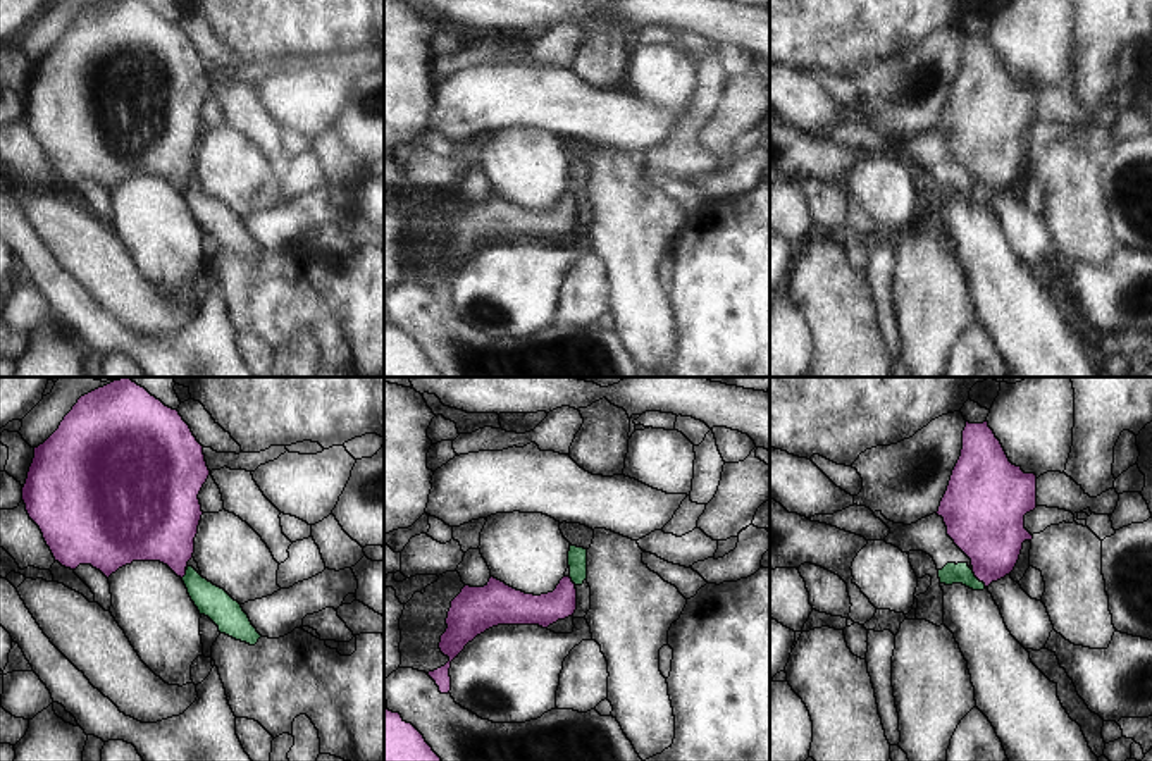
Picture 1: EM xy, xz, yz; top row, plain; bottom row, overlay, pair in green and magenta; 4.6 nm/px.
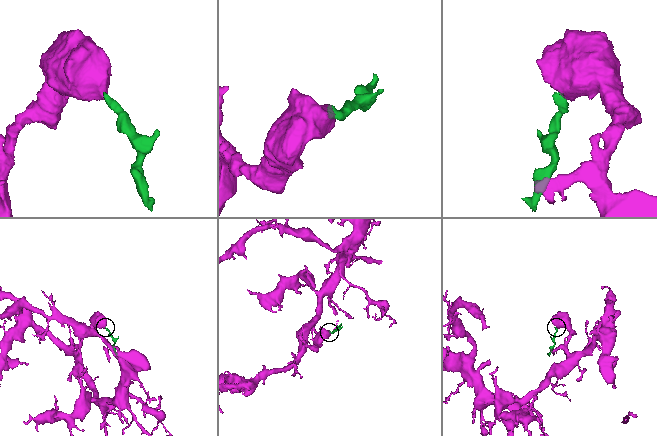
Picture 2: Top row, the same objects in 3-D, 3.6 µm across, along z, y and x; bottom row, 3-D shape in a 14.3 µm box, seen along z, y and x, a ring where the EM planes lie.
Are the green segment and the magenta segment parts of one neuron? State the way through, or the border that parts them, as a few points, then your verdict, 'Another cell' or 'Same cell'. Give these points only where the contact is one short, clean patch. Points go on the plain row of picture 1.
Path across: yz (951, 188), (977, 193), (989, 179), (989, 142). Same cell.

